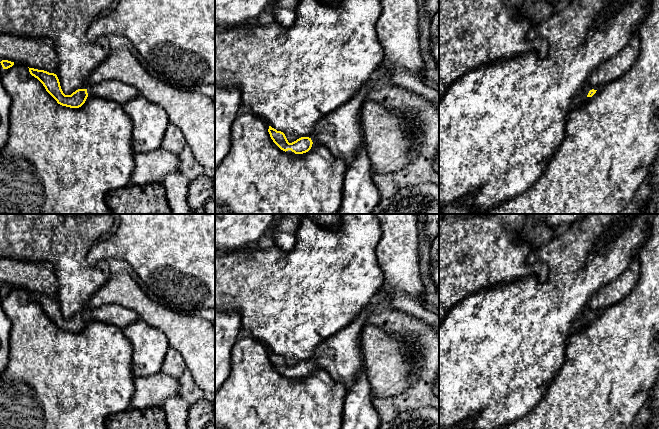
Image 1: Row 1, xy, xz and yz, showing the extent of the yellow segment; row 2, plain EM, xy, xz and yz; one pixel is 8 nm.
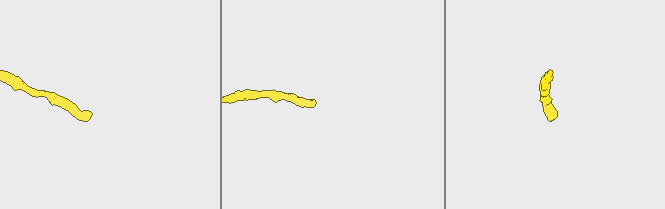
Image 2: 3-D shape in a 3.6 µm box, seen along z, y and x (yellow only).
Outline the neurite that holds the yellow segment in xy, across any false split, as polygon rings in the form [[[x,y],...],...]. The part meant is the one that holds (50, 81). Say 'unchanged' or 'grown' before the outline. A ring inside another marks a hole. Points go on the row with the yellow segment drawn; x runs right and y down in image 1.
grown | [[[29,68],[29,72],[43,84],[58,104],[70,108],[81,107],[88,96],[104,98],[123,105],[139,95],[134,86],[115,80],[105,80],[86,89],[78,89],[71,95],[65,95],[56,74],[34,68]]]

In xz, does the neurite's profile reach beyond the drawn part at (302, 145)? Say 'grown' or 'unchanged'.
grown

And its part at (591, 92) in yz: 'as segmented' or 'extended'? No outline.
extended

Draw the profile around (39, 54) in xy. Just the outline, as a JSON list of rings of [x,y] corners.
[[[0,33],[0,62],[23,63],[29,68],[56,74],[58,56],[52,40]]]

